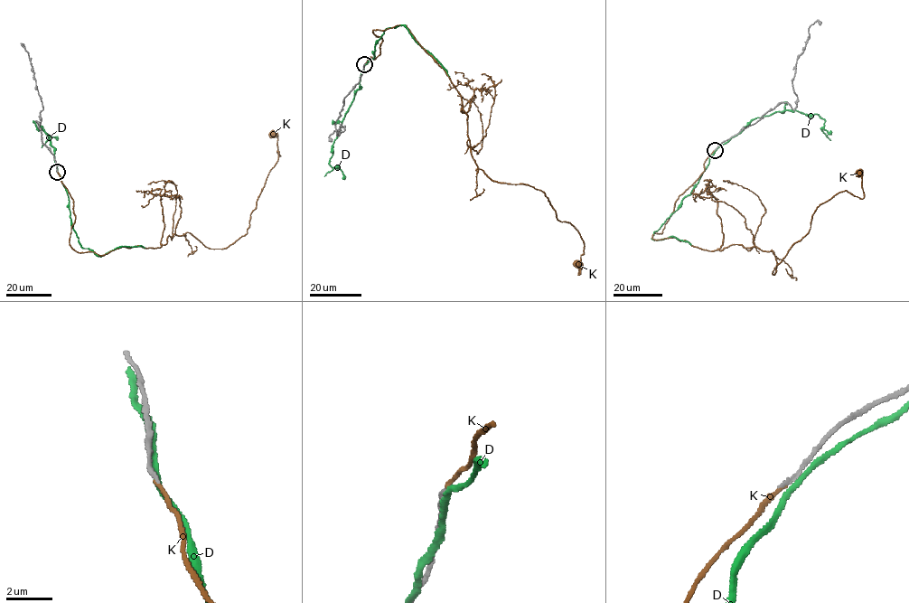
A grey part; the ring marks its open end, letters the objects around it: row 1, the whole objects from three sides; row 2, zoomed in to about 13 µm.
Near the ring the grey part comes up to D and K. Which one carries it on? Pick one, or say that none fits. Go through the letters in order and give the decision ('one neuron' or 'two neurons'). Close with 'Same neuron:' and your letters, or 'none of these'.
D: two neurons
K: one neuron
Same neuron: K

